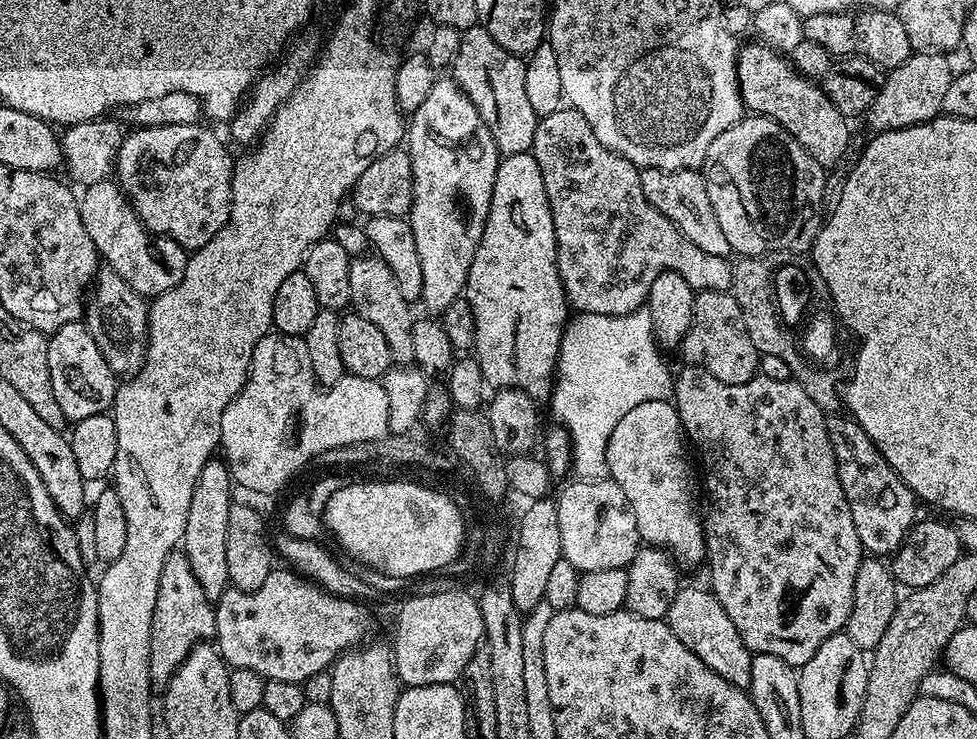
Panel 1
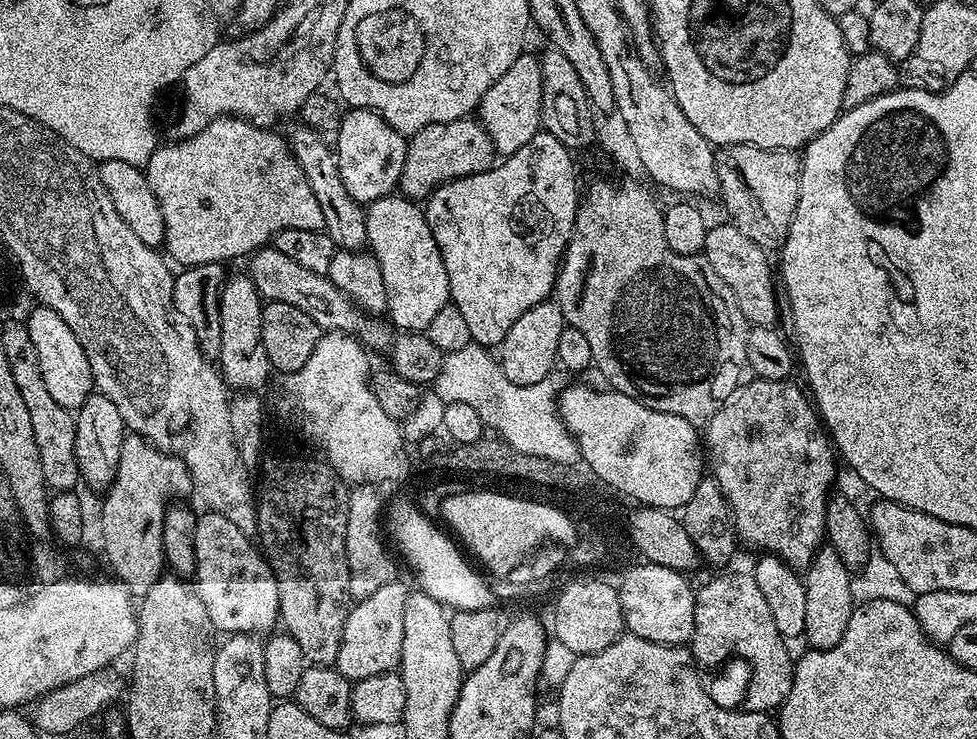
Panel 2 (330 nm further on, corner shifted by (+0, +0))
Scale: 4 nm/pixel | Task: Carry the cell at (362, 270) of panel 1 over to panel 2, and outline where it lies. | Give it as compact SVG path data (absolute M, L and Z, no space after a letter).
M296 122L289 132L286 132L288 148L292 156L302 166L302 174L310 182L310 190L314 190L314 198L318 198L318 206L322 206L322 218L324 219L323 231L336 243L337 249L346 252L361 251L367 245L366 208L354 198L350 198L350 190L342 183L342 174L338 170L336 153L333 147L322 142L322 139L303 122Z

